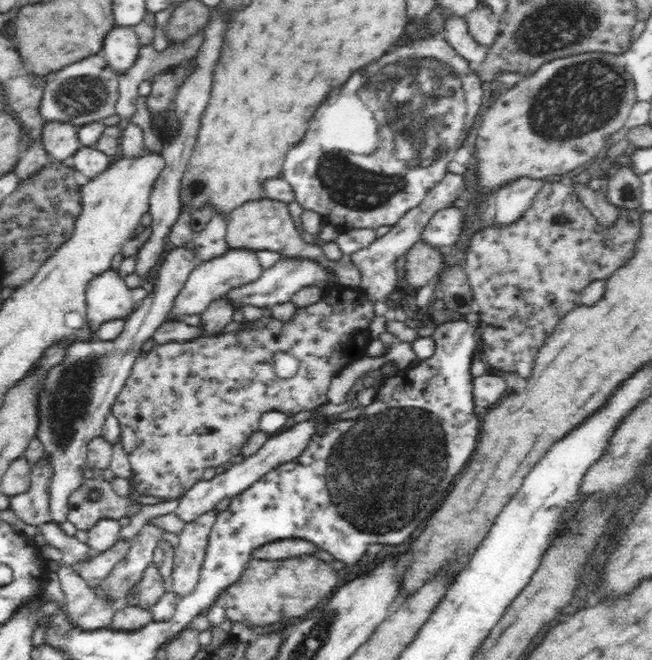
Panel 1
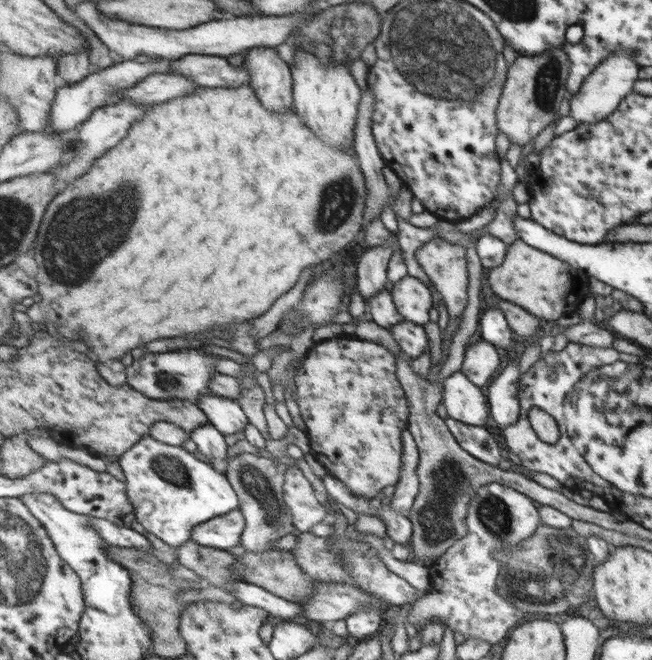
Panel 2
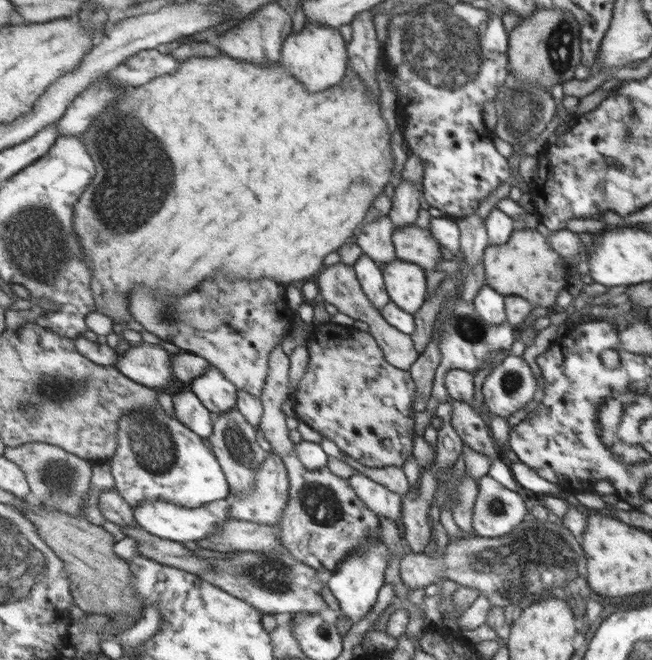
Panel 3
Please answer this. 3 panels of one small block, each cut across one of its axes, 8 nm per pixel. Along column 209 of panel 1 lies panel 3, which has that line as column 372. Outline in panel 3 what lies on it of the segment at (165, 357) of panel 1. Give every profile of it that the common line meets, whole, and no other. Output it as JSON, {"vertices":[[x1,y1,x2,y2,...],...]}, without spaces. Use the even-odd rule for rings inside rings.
{"vertices":[[326,322,317,326,306,339,309,366,299,388,291,397,296,404,295,413,309,427,333,442,340,452,367,468,397,466,402,468,412,455,413,415,410,405,414,385,408,371,399,370,385,362,379,344,367,332]]}

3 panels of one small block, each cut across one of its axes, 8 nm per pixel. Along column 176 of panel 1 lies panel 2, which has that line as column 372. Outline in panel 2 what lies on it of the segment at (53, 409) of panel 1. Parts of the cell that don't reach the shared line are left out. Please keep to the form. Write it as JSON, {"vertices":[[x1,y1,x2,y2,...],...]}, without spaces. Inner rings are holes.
{"vertices":[[379,245,363,250,359,260,357,259,352,273,355,276,356,289,365,302,385,286,388,258,391,253,392,248,389,245]]}

